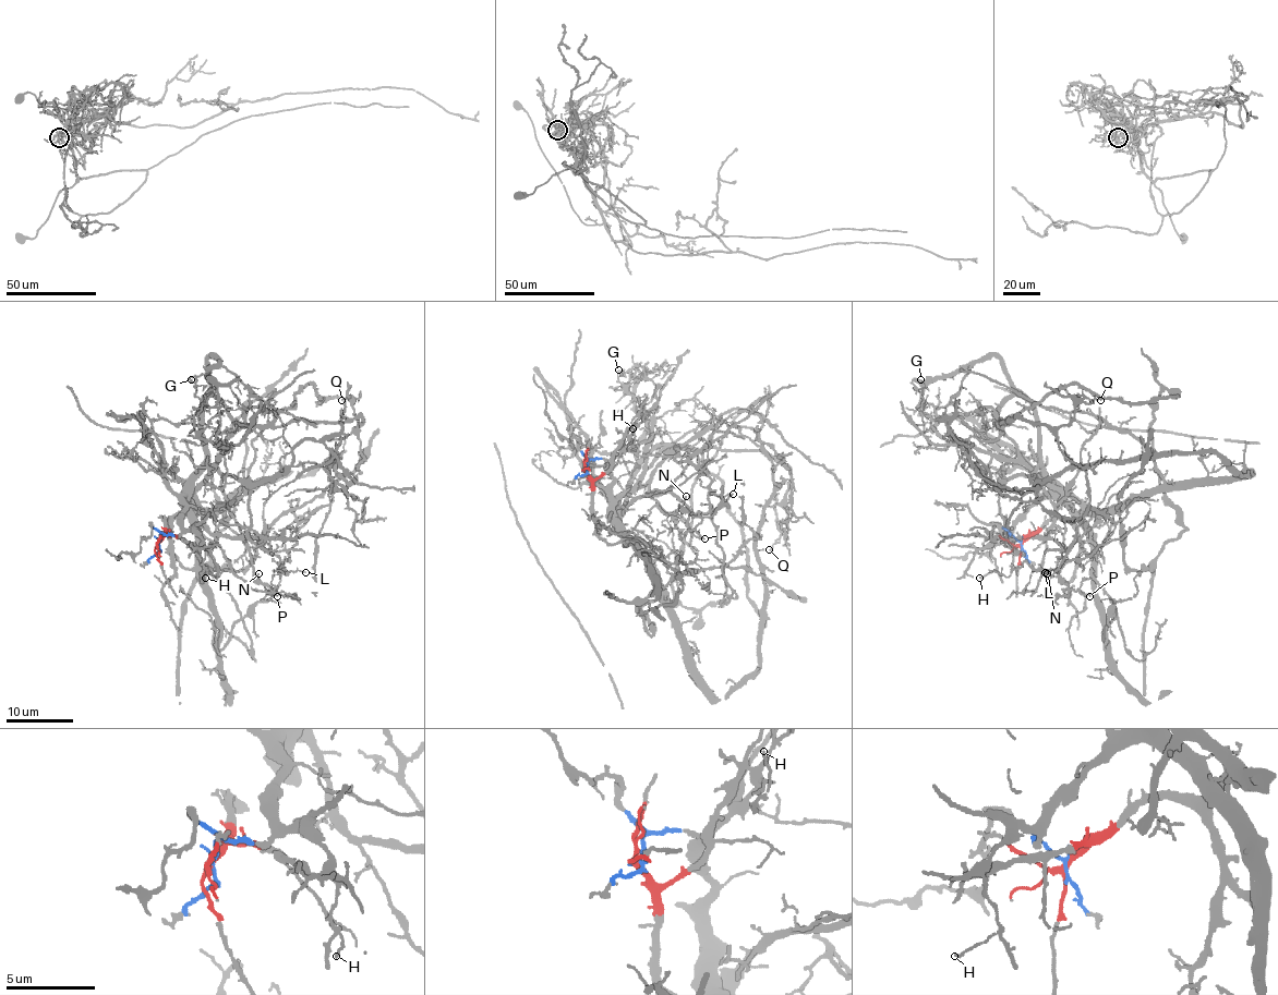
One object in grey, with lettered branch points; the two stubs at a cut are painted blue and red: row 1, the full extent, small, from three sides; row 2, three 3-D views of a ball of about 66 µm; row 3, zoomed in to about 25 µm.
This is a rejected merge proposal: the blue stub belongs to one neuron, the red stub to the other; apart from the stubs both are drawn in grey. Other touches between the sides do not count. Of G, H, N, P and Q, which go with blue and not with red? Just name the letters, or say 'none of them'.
G, H, N, P, Q

